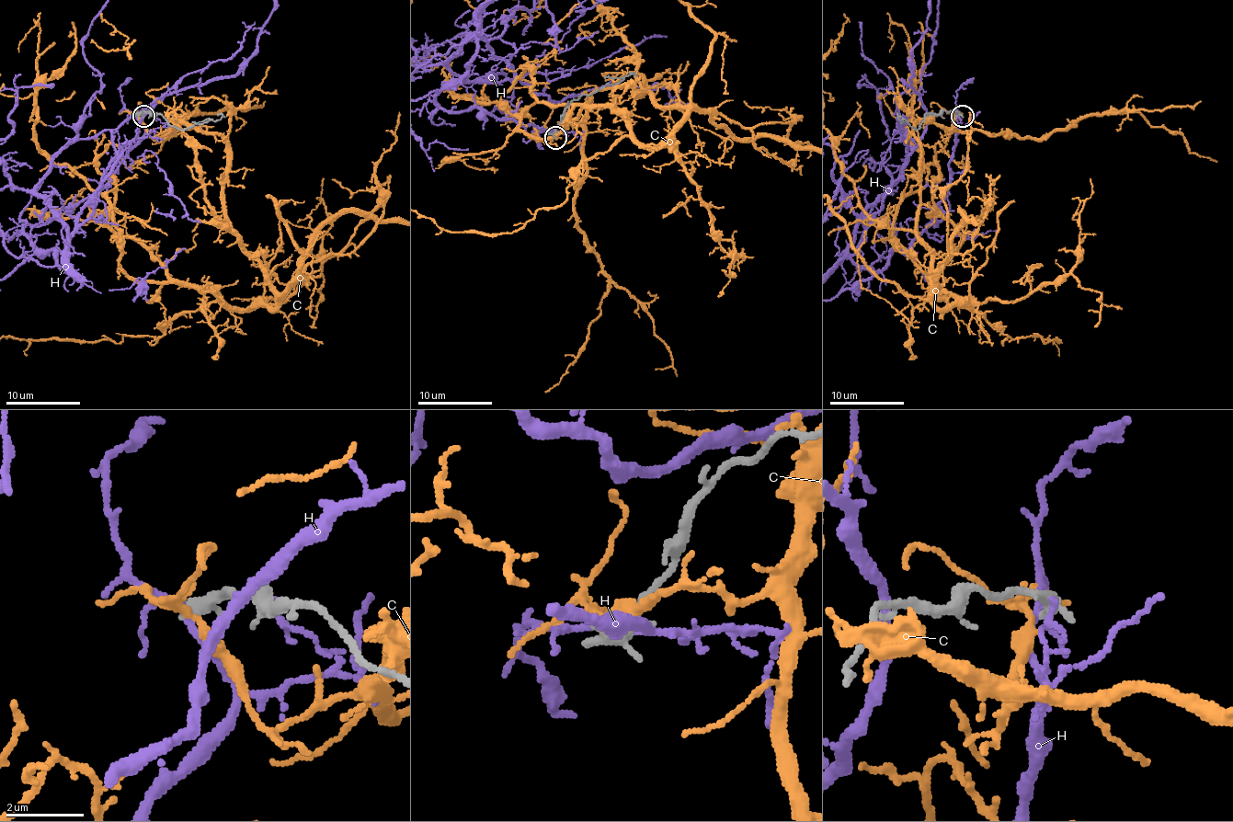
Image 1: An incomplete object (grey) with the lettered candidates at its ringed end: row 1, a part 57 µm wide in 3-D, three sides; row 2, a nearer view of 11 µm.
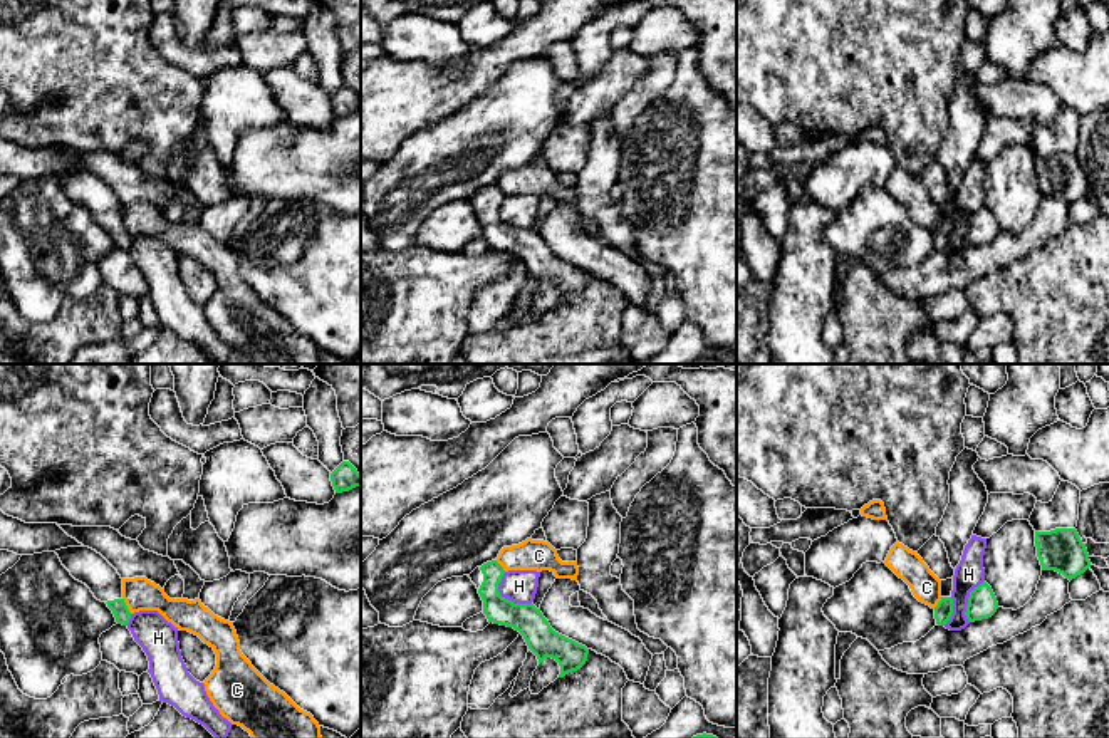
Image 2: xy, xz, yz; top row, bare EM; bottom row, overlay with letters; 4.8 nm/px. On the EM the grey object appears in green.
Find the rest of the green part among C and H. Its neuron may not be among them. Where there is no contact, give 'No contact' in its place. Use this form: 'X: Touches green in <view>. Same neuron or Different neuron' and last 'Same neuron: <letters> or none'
C: Touches green in xy. Different neuron
H: Touches green in xz. Different neuron
Same neuron: none

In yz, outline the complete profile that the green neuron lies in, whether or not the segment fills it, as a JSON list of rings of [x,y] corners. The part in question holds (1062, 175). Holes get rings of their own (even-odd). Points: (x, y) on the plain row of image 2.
[[[1075,153],[1035,156],[1035,171],[1042,195],[1055,195],[1069,205],[1091,191],[1086,168]]]

